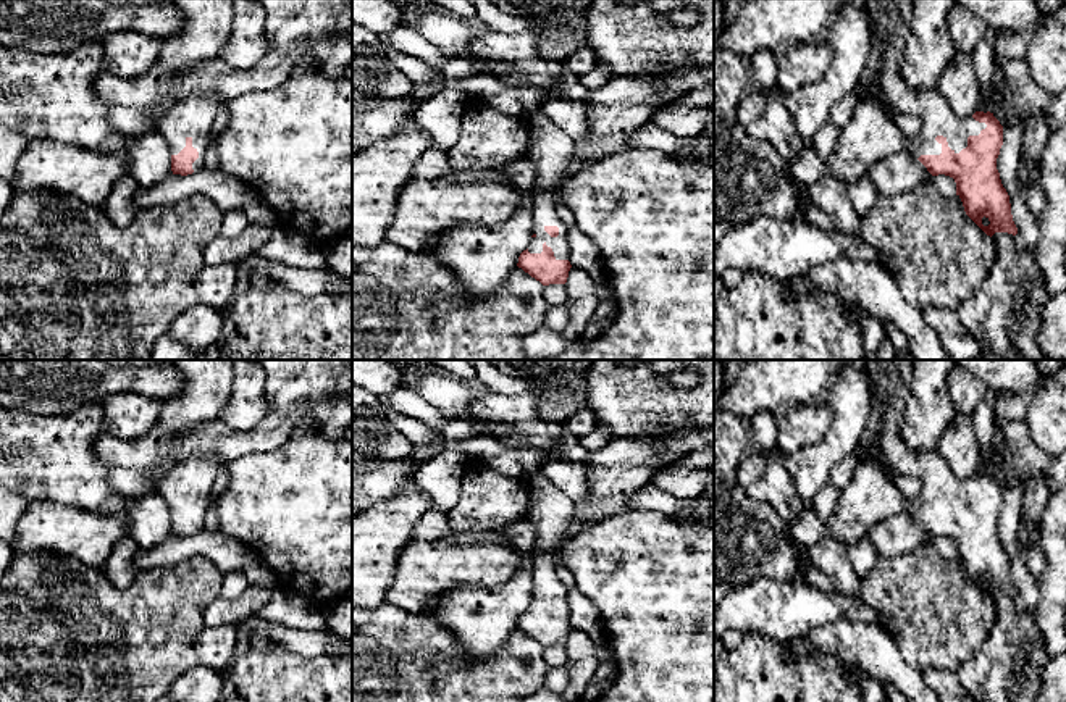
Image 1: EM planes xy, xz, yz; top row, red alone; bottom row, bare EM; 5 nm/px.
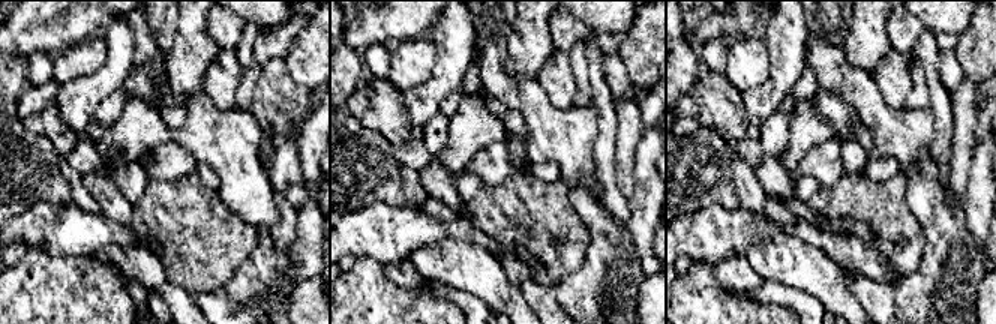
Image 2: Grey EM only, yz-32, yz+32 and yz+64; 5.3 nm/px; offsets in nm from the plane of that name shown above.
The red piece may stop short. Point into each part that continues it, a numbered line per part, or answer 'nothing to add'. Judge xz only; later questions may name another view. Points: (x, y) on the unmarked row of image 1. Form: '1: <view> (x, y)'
1: xz (545, 575)

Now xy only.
1: xy (194, 478)

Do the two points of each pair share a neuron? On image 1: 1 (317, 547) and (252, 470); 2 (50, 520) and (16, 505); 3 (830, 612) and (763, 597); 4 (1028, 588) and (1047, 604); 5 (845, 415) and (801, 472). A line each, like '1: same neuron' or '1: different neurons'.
1: same neuron
2: different neurons
3: same neuron
4: different neurons
5: same neuron

